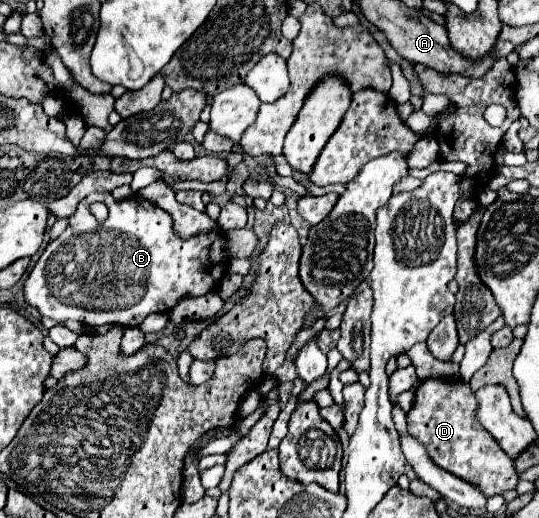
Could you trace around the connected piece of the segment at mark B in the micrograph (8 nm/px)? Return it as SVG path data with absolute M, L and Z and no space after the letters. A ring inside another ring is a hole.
M93 192L85 196L77 212L69 218L63 234L49 242L35 268L25 280L25 298L35 306L41 316L61 320L77 320L81 324L119 324L139 326L153 312L169 312L183 296L203 296L209 290L219 288L229 268L229 256L225 252L225 234L211 230L199 232L187 240L179 238L173 230L171 216L157 204L133 194L125 200L115 200L111 194ZM103 202L109 208L109 218L99 224L89 212L89 204Z

